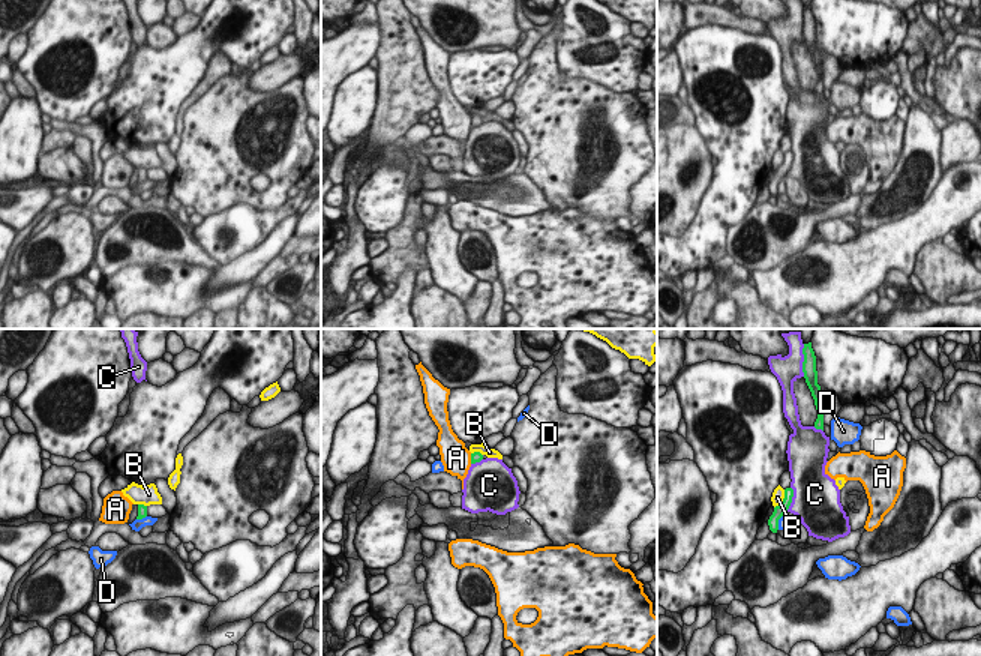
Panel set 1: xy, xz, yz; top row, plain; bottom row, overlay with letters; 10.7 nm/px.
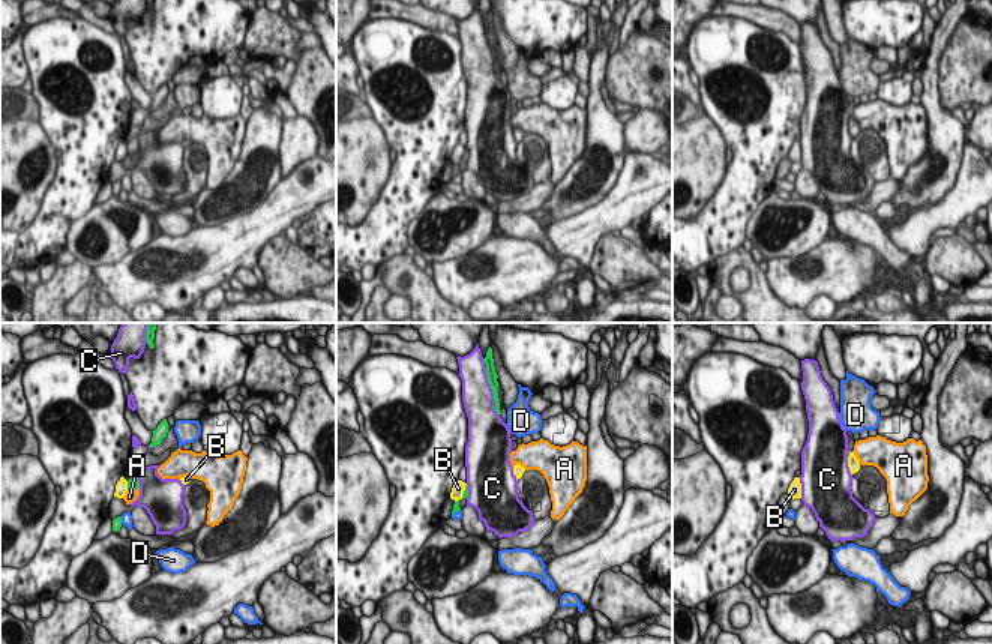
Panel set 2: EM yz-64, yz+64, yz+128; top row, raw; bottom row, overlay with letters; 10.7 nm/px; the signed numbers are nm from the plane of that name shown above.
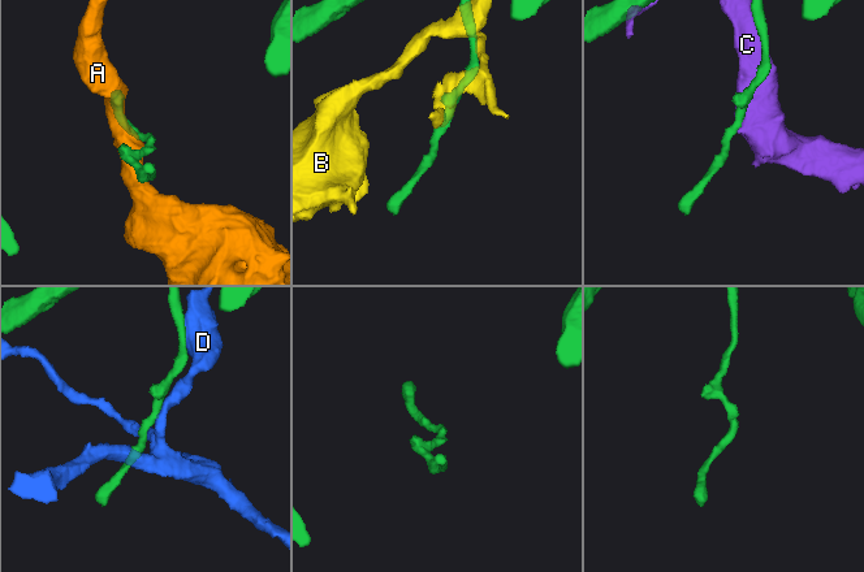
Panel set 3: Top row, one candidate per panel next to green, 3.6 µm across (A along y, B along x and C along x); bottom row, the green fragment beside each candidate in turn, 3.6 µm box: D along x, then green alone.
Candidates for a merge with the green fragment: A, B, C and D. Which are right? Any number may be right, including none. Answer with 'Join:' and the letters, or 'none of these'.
Join: none of these

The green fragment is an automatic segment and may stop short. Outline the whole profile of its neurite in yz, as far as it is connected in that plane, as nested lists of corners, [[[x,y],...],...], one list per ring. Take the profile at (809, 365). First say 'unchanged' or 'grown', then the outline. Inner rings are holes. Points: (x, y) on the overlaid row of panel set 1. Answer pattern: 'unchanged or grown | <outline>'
unchanged | [[[812,342],[804,344],[802,354],[804,354],[804,362],[802,362],[804,378],[812,392],[818,410],[818,419],[814,422],[814,428],[824,431],[824,413],[822,413],[824,399],[822,399],[820,386],[818,384],[816,356],[812,348]]]

